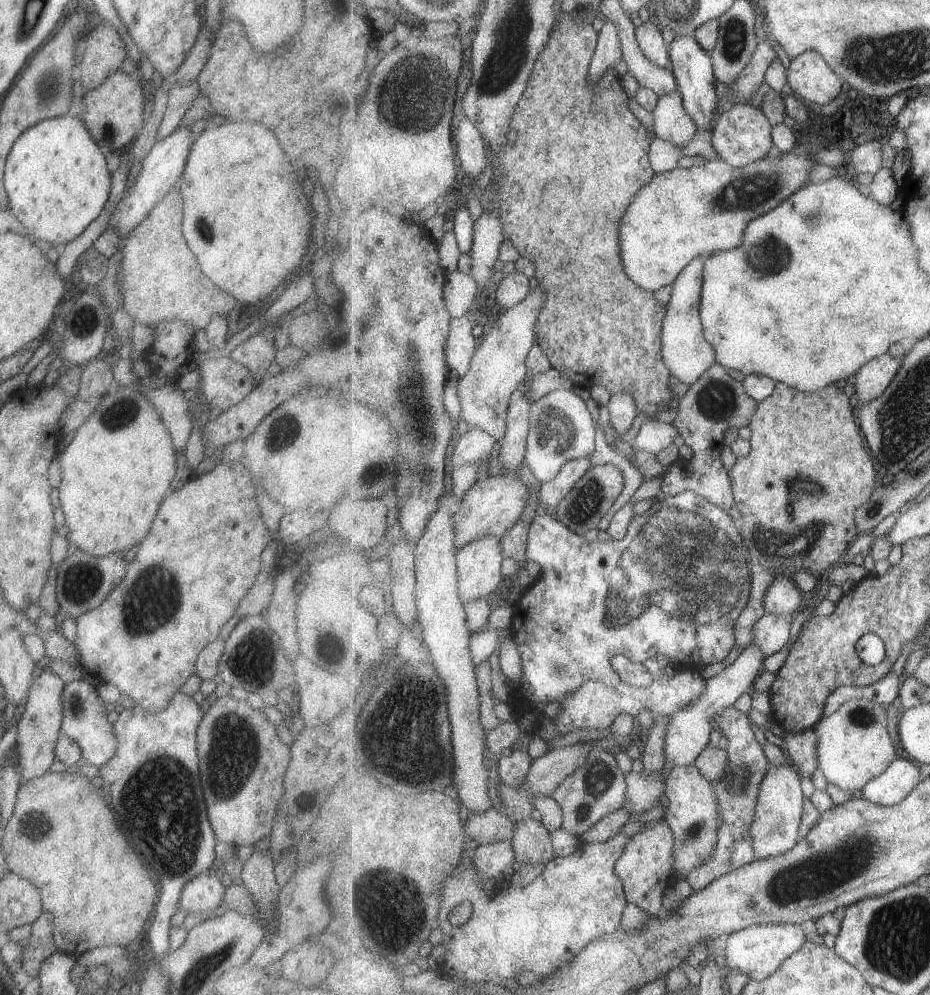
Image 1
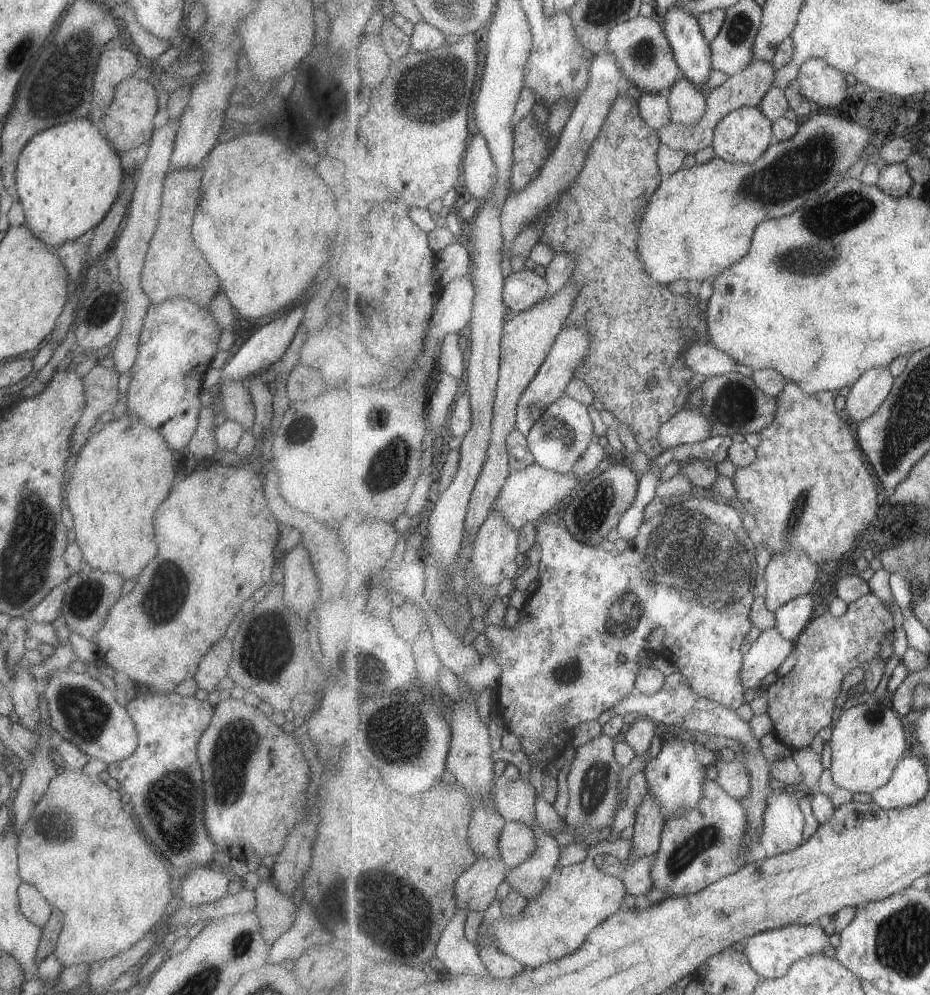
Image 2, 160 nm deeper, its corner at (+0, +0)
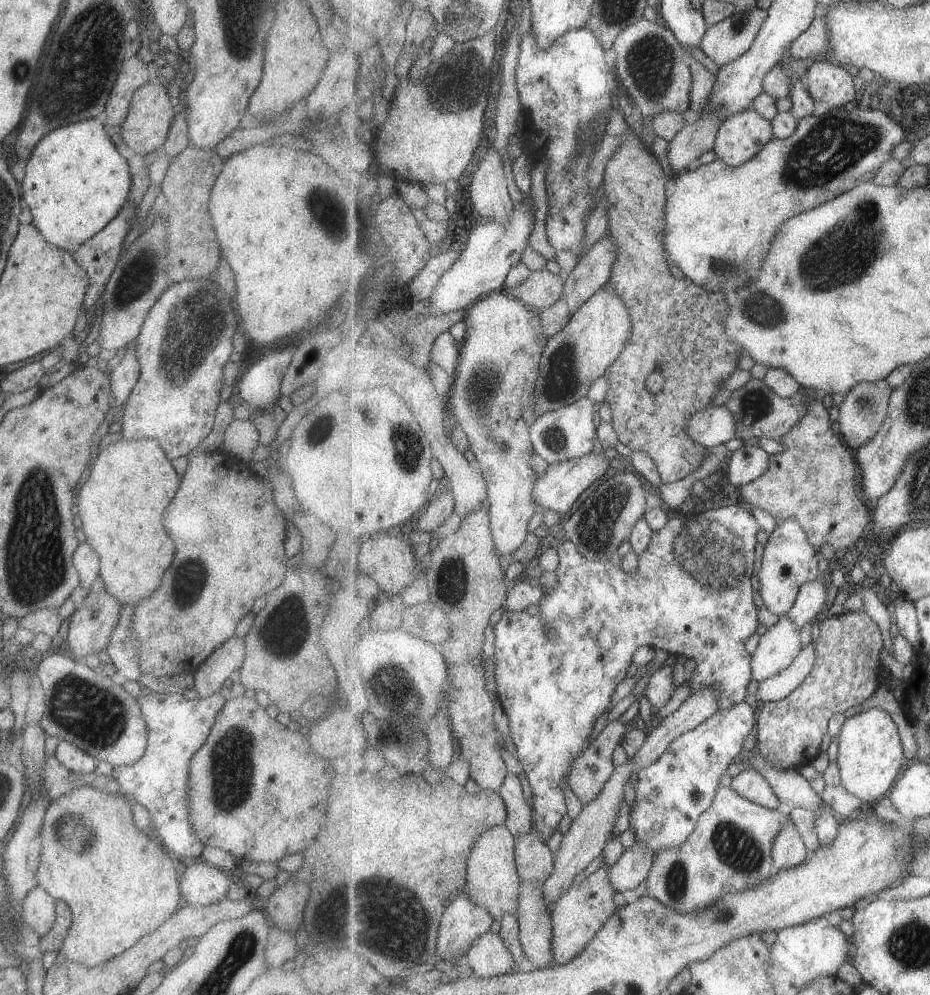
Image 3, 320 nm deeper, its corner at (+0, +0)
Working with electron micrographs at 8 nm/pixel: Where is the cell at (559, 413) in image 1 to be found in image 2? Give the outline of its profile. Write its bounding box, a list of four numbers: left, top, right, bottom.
[527,397,595,472]

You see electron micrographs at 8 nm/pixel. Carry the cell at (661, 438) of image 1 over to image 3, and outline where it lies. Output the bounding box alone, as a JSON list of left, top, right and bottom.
[688,405,737,449]

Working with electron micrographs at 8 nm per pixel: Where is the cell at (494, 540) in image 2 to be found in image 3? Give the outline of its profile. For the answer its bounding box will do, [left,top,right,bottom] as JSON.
[447,287,548,558]

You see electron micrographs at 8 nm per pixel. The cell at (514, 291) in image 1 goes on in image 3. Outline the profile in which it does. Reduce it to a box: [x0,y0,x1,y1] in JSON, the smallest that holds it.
[511,269,565,312]

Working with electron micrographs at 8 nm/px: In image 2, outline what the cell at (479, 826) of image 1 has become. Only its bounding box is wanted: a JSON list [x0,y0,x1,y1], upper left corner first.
[500,821,538,872]

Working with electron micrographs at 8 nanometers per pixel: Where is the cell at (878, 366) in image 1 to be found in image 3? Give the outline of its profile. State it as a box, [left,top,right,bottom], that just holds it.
[838,380,894,453]

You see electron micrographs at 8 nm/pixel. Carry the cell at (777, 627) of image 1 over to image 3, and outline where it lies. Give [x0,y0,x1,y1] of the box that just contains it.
[786,575,829,628]

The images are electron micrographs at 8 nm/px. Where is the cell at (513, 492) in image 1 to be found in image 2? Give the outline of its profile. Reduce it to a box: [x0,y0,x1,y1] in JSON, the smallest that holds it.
[492,463,580,530]

